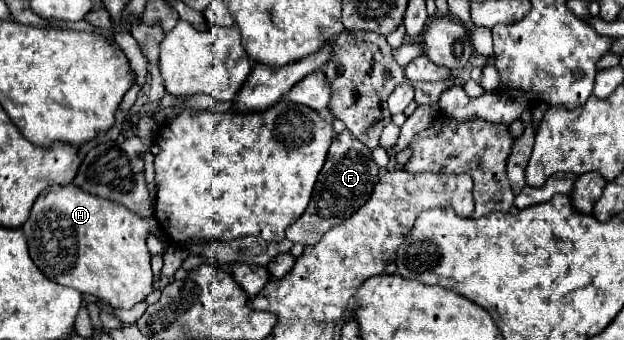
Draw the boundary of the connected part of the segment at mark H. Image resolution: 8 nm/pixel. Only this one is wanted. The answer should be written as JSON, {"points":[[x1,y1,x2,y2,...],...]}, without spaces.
{"points":[[75,184,51,186,45,198,43,194,37,198,29,220,21,228,27,238,31,260,49,280,57,284,97,296,113,308,133,308,137,302,143,302,153,290,151,256,145,246,149,222,147,218,139,218,127,208,121,208,121,204,113,204,109,200,101,200,99,196,81,192,81,188]]}

